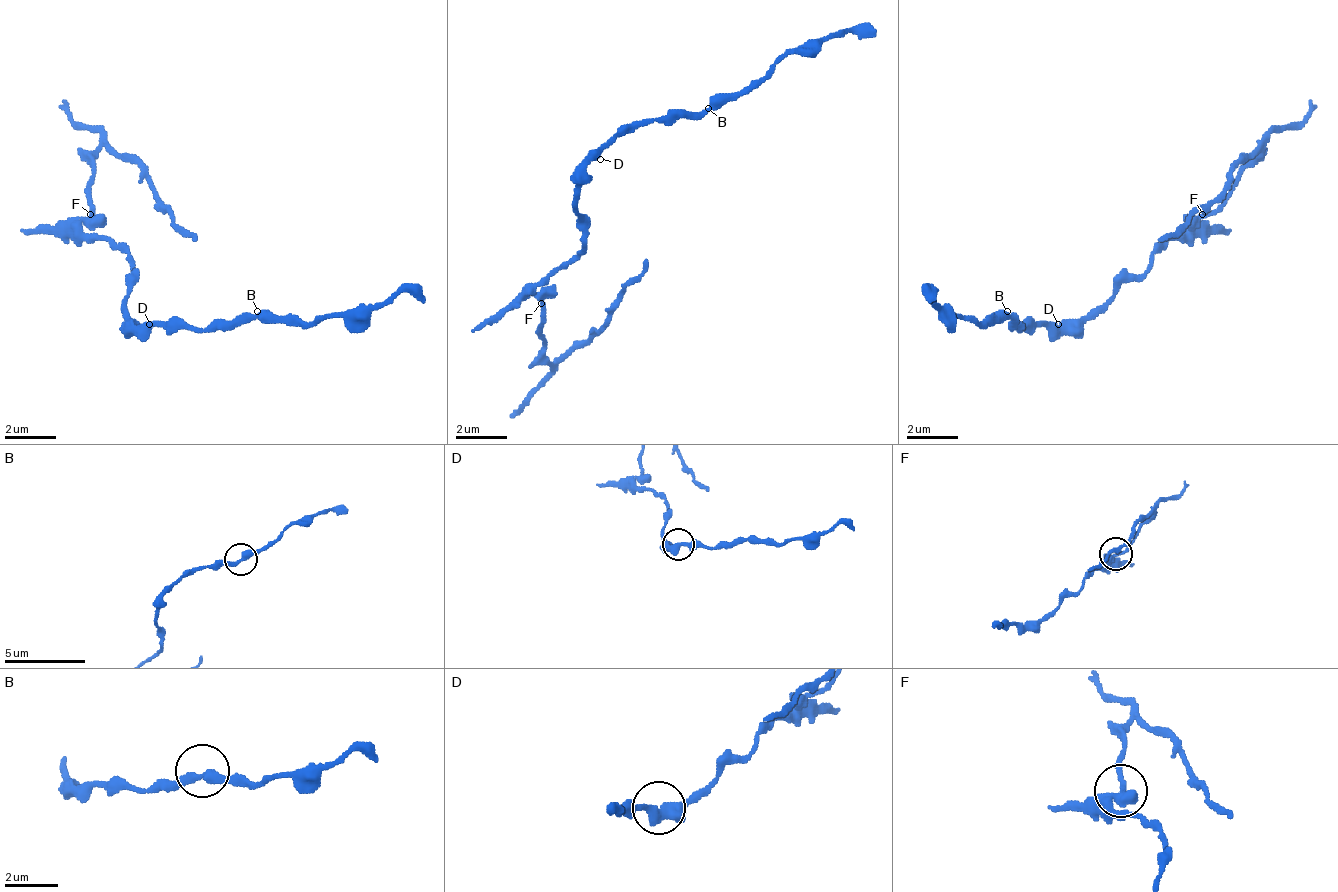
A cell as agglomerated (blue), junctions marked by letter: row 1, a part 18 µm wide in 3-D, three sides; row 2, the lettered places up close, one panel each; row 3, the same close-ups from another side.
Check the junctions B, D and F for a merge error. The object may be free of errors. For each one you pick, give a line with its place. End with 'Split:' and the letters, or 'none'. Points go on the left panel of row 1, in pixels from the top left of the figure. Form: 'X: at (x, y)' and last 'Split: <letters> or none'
F: at (90, 214)
Split: F

